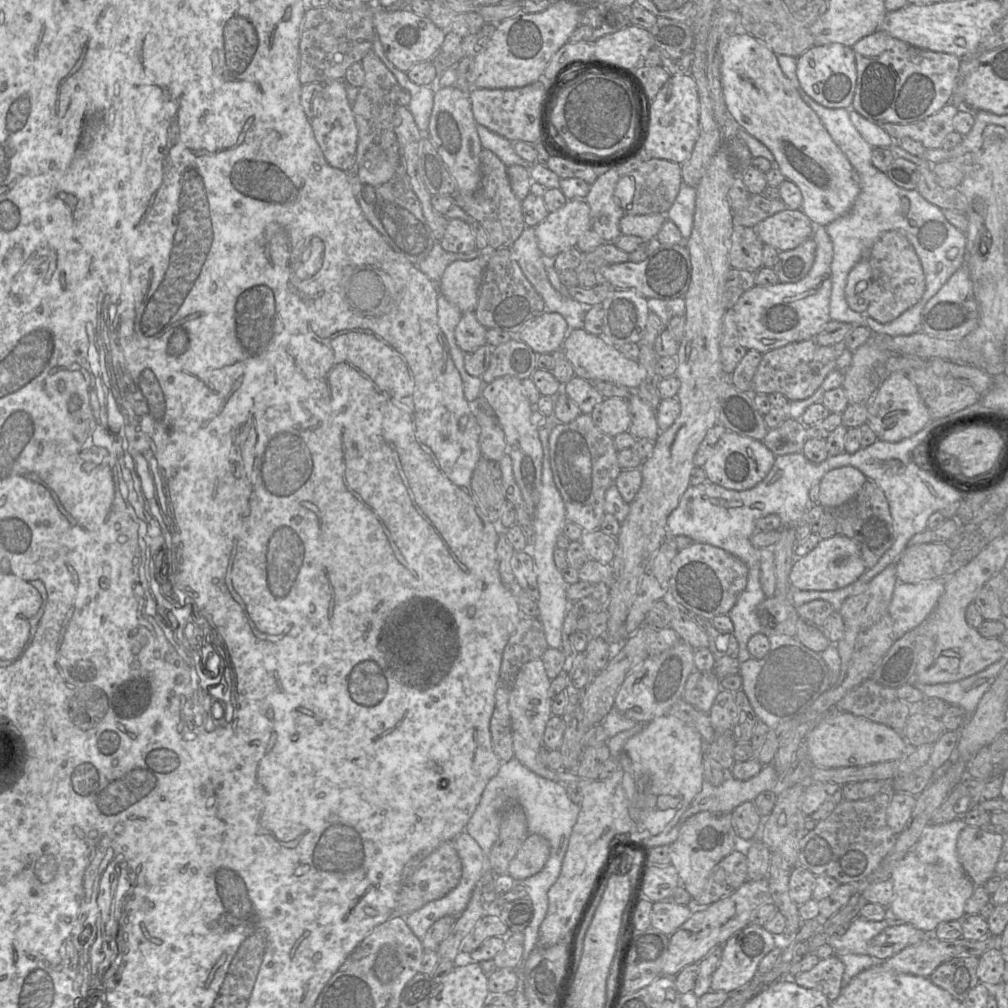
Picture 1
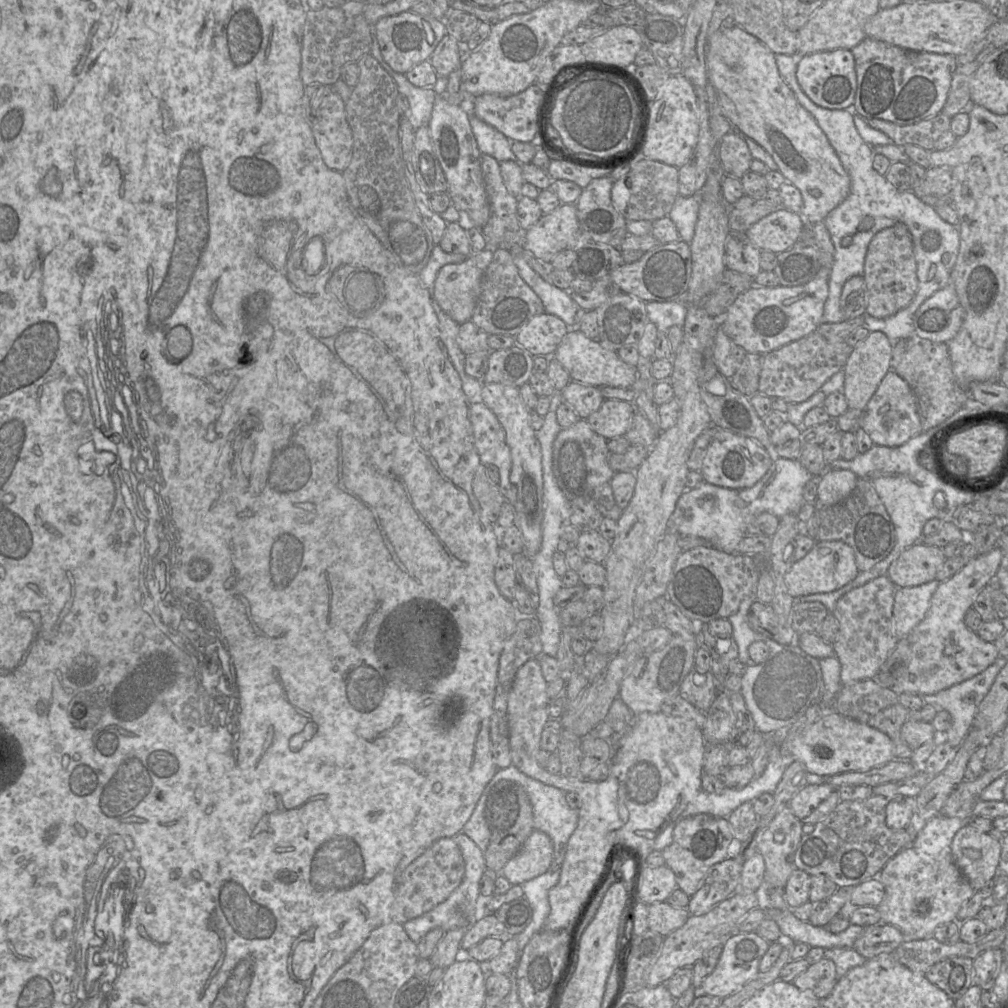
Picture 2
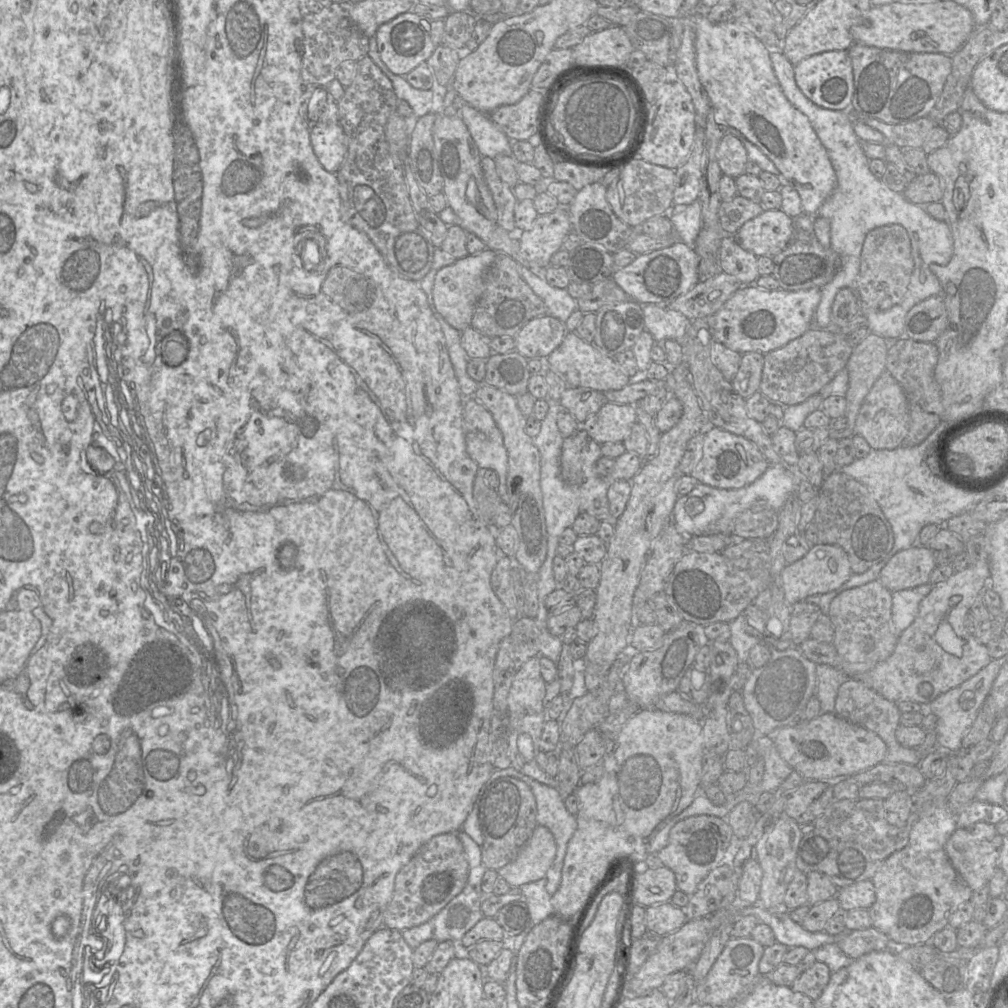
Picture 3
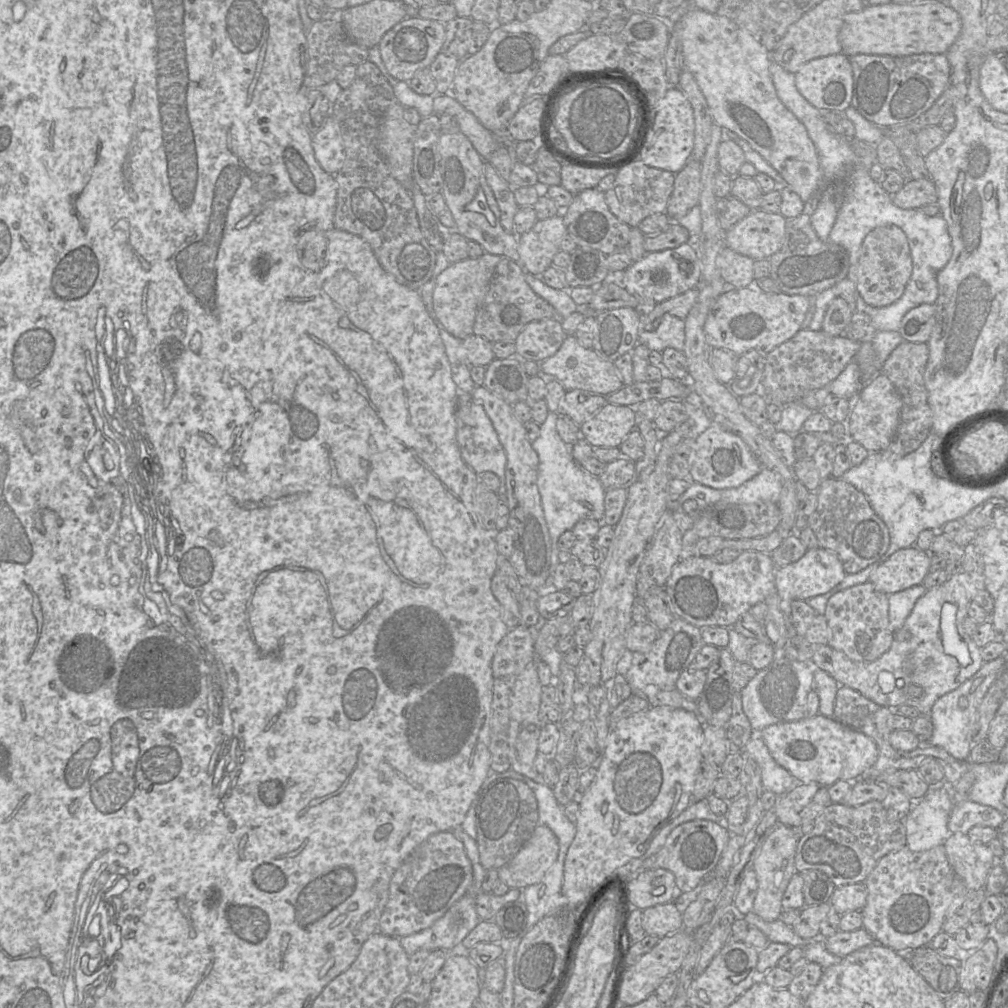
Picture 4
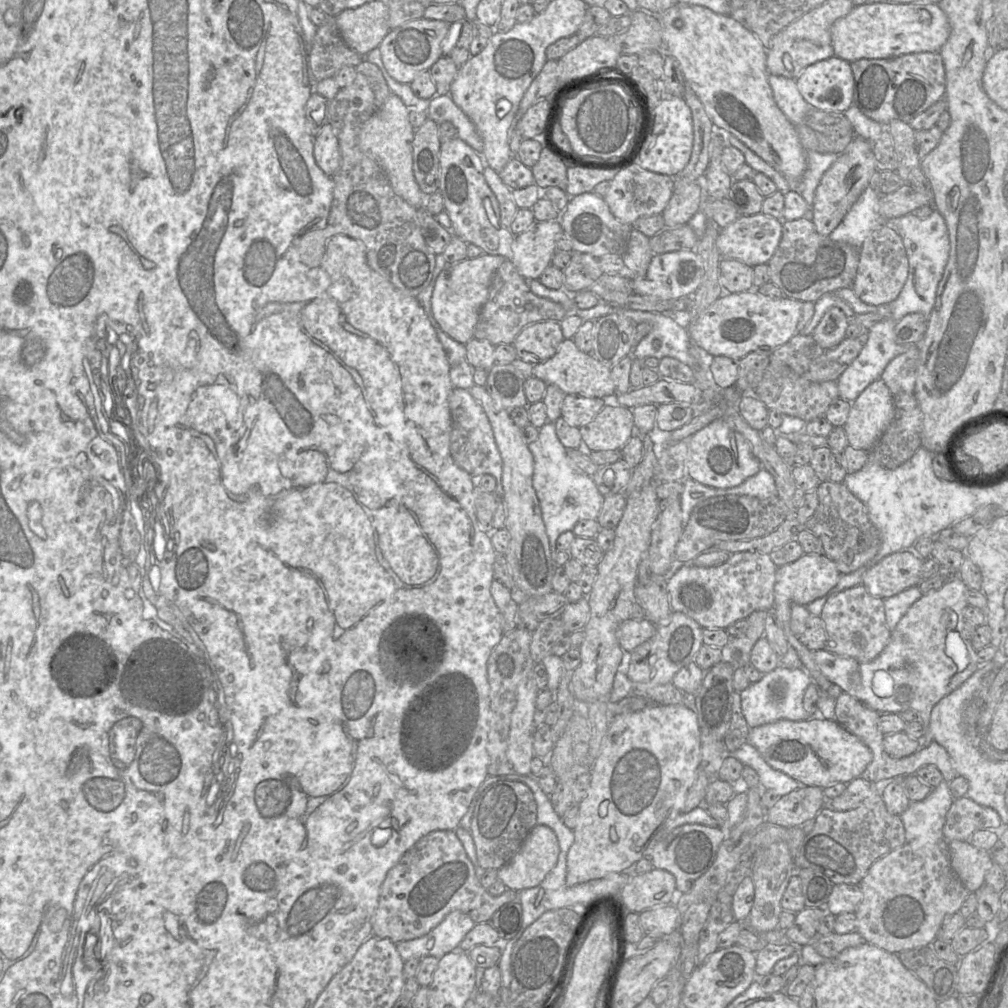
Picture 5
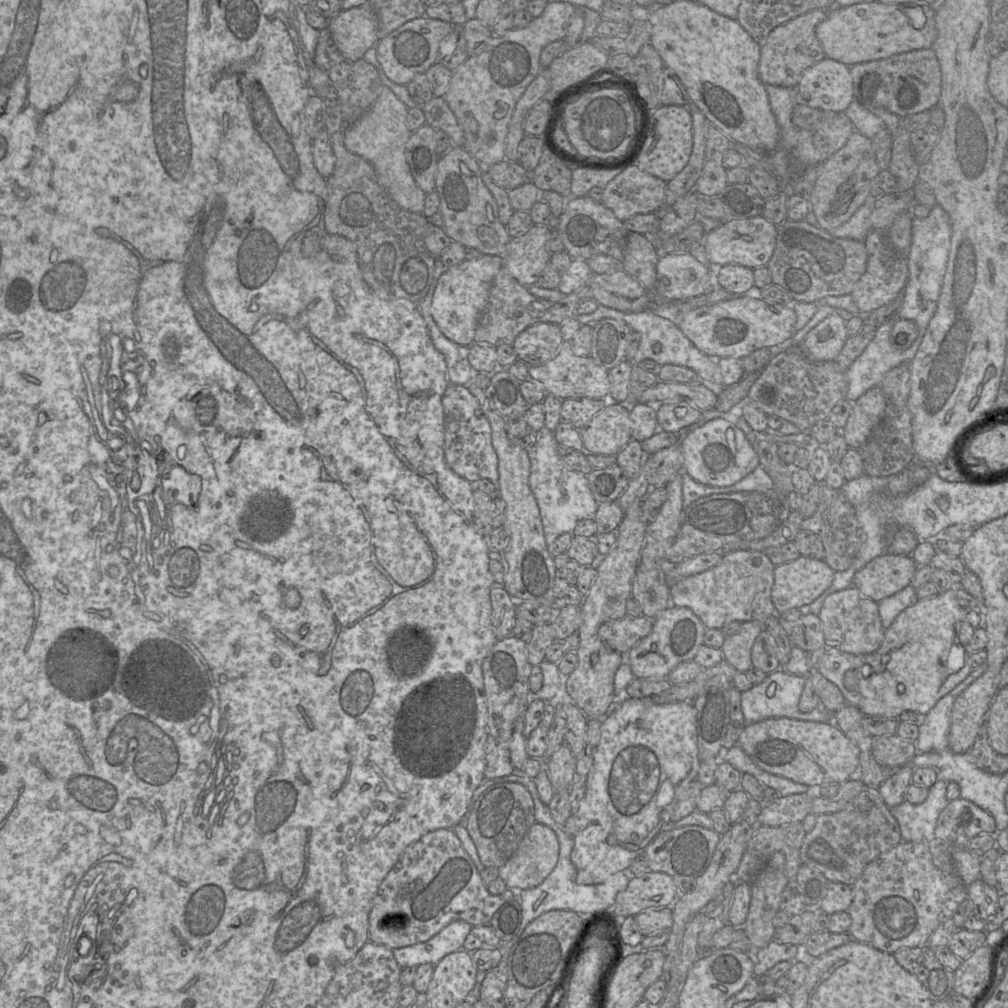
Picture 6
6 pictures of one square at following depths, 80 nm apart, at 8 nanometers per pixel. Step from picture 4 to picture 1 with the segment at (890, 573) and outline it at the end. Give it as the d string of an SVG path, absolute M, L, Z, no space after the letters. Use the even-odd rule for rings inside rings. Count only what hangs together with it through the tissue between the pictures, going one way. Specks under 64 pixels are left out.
M946 543L907 547L895 562L898 582L914 584L944 576L944 569L953 553Z

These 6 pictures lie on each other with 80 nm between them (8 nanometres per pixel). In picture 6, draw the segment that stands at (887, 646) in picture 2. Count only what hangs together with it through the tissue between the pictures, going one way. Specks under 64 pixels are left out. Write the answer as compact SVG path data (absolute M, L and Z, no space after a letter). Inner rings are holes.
M853 585L827 596L818 615L824 635L824 645L821 650L841 651L854 655L875 652L880 647L885 633L878 603L862 594Z

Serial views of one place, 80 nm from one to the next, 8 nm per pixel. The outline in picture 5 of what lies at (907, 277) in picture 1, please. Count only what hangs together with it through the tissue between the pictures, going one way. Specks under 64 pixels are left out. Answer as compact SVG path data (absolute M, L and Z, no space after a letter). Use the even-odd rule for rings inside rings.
M883 226L867 236L859 251L859 264L851 286L857 297L868 305L890 304L900 294L908 277L908 258L901 236Z

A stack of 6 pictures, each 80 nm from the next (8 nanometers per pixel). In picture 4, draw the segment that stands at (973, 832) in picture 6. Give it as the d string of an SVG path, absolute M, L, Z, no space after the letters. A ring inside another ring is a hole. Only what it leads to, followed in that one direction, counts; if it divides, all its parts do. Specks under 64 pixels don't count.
M966 799L954 804L948 829L951 833L962 832L966 834L974 826L988 826L998 829L1005 817L1006 815L991 806Z

